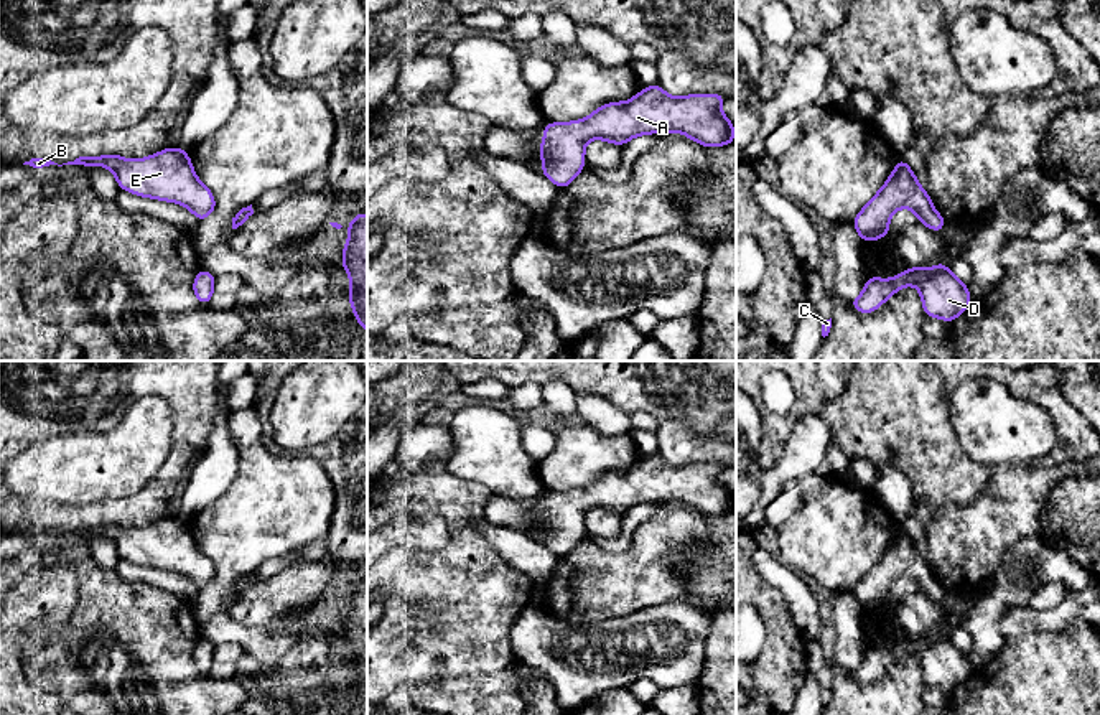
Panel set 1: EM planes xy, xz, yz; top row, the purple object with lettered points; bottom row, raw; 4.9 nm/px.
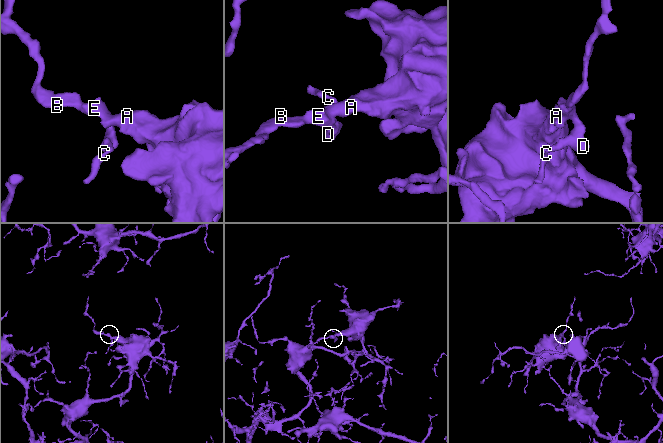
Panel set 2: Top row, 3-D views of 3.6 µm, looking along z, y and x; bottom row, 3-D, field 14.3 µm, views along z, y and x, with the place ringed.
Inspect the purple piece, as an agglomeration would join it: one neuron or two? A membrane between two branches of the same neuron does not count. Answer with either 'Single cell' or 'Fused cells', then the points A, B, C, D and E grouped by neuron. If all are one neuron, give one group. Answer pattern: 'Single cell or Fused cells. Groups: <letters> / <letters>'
Single cell. Groups: A B C D E

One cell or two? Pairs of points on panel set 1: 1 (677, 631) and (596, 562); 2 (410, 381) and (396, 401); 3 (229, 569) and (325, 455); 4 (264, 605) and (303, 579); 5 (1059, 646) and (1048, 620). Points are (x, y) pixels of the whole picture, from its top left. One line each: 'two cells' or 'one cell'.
1: two cells
2: one cell
3: two cells
4: one cell
5: two cells

